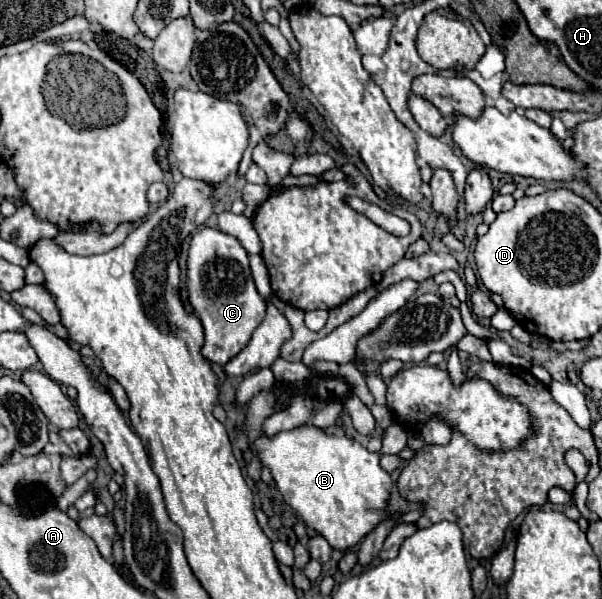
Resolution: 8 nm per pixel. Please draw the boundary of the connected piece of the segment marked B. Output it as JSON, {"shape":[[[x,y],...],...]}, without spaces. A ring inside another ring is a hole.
{"shape":[[[308,424],[274,438],[260,436],[256,450],[264,466],[270,468],[274,482],[284,498],[306,522],[322,534],[334,550],[348,552],[388,518],[386,508],[392,490],[390,474],[380,468],[380,456],[372,454],[356,440],[346,436],[328,436]]]}

